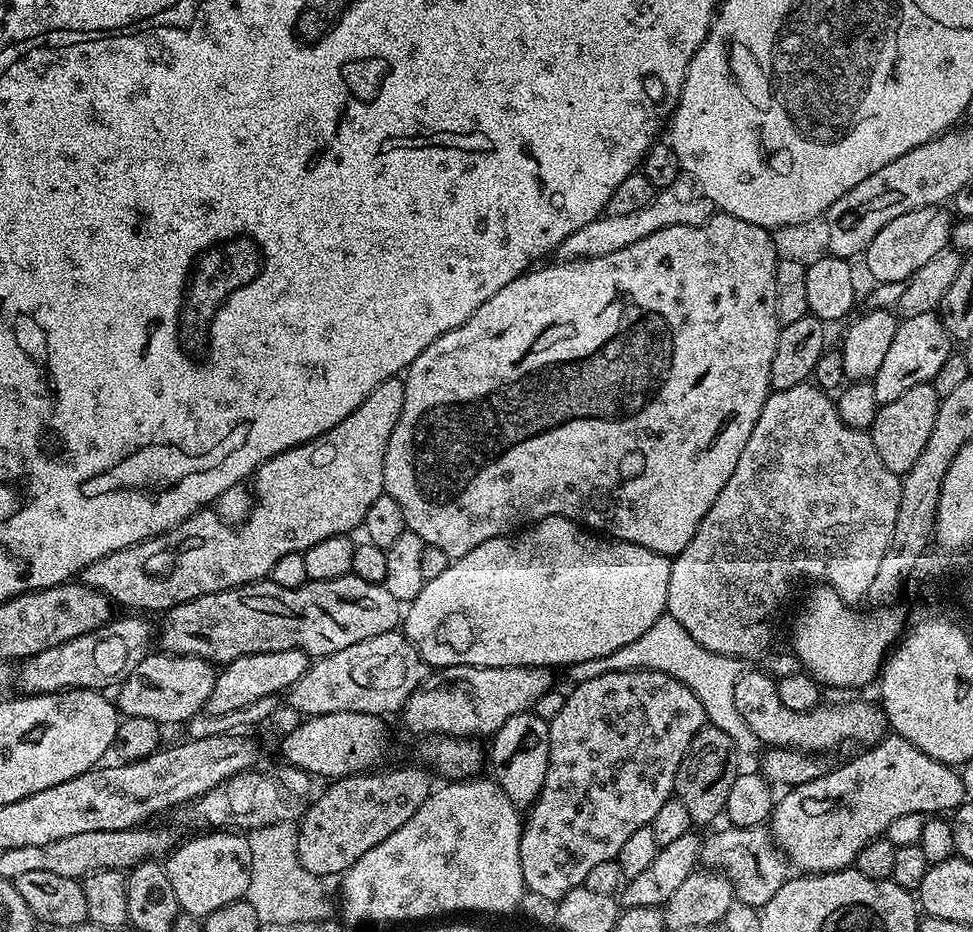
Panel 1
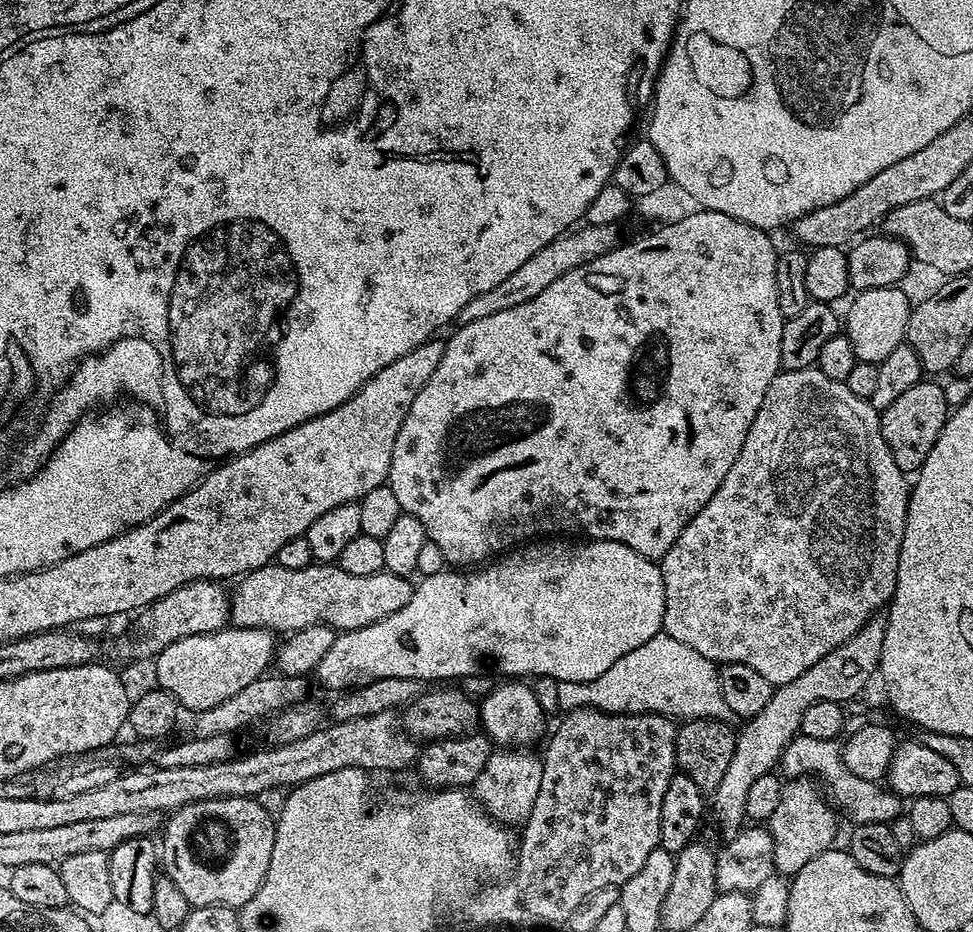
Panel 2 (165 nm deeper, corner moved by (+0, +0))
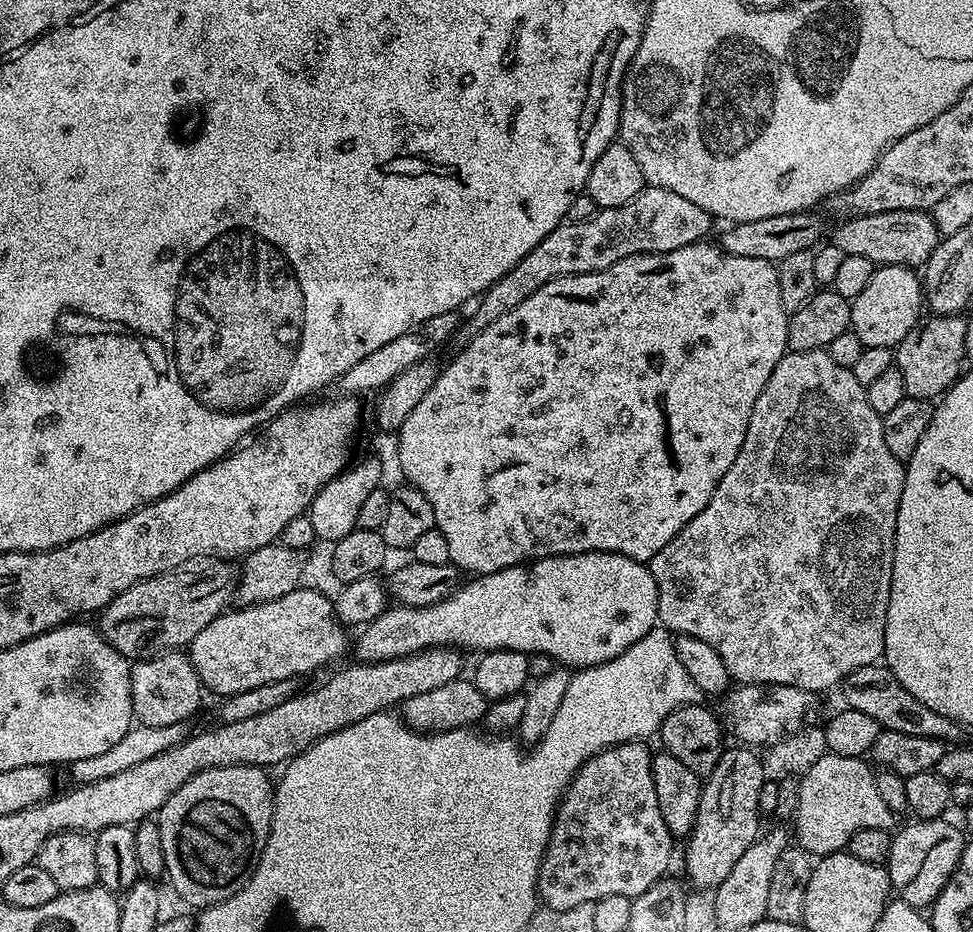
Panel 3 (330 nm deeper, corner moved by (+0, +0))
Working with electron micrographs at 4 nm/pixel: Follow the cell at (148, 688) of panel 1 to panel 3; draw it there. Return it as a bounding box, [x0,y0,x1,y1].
[186,586,350,697]

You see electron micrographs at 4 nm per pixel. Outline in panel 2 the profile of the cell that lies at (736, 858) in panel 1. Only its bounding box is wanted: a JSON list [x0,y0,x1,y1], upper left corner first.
[766,778,838,878]

